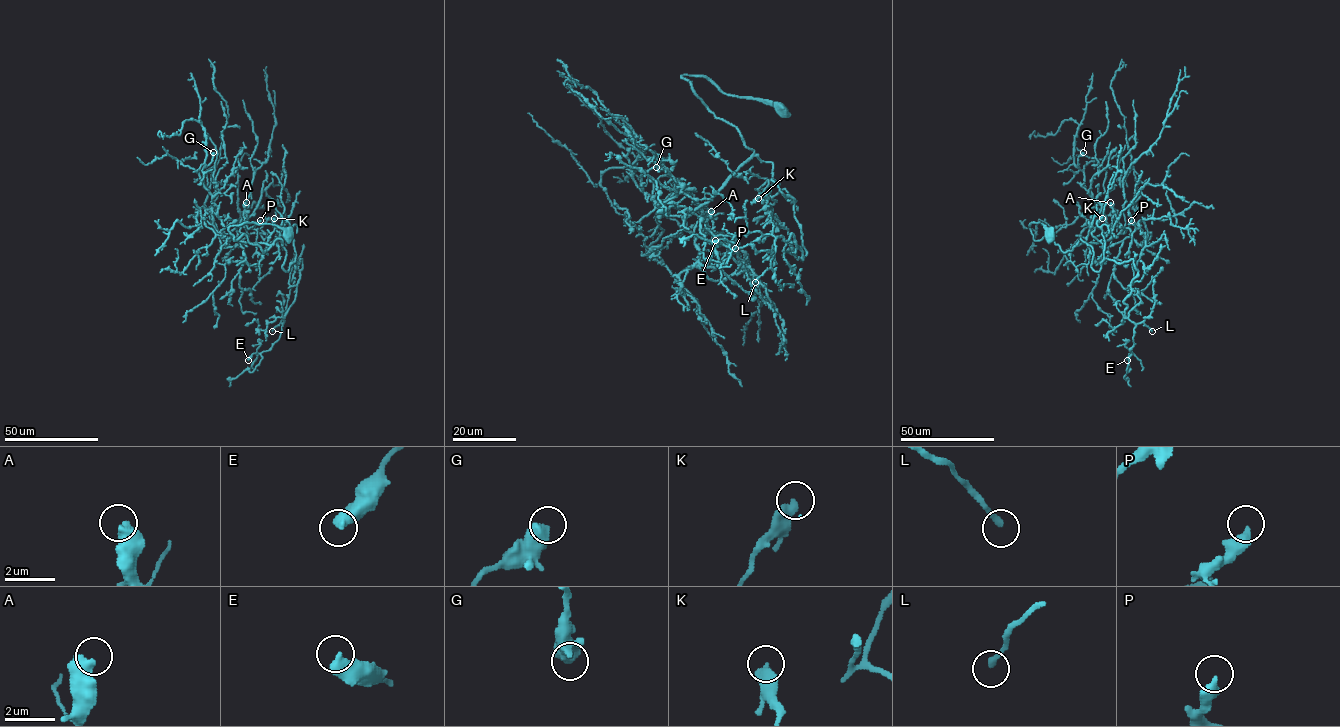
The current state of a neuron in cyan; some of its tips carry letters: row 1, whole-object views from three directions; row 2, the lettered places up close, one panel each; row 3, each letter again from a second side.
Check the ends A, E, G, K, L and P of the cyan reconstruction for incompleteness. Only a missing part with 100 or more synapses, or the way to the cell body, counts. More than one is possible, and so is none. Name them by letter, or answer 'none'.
none

